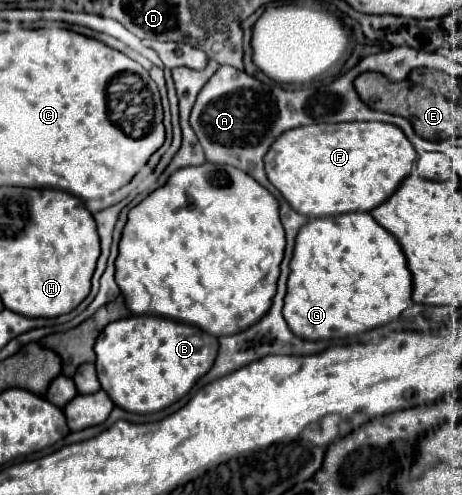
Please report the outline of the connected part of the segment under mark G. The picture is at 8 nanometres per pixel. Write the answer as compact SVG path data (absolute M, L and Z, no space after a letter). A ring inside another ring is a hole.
M356 211L308 221L296 237L294 257L290 263L292 271L288 277L288 293L284 297L284 319L288 327L298 337L318 341L350 337L390 323L412 305L412 275L406 261L396 237L380 227L370 213Z

